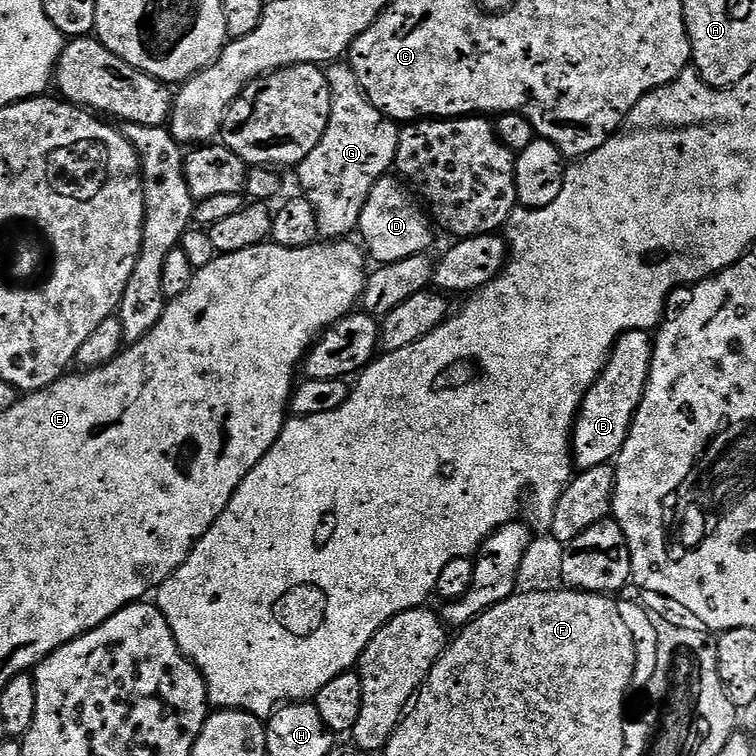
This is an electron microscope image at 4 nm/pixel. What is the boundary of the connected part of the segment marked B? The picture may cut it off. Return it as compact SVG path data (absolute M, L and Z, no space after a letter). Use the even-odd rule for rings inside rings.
M623 332L612 347L608 365L594 386L590 386L576 413L576 426L572 429L572 454L577 469L593 468L615 461L616 455L622 450L634 414L642 402L652 365L653 343L653 337L648 332Z

